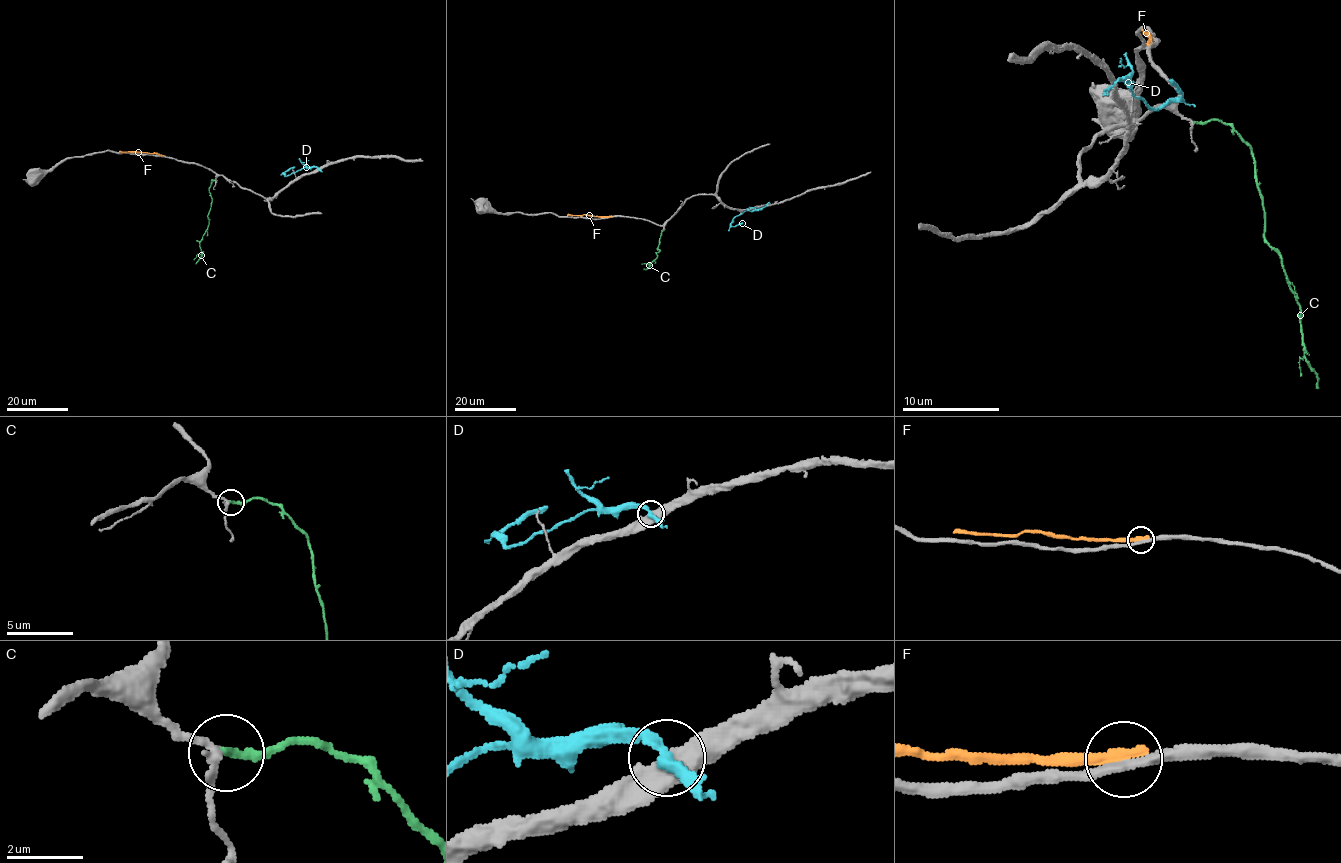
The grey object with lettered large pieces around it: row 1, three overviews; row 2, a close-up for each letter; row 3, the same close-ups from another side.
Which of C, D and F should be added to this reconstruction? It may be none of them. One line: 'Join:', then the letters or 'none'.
Join: C

